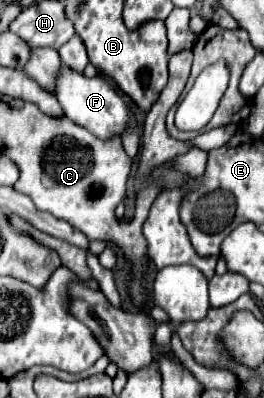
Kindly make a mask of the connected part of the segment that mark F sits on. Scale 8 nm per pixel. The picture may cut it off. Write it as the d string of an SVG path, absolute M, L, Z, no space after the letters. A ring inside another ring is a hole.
M61 65L61 71L57 71L55 75L55 97L61 103L65 117L87 127L99 139L121 137L121 133L127 127L127 103L121 99L121 95L111 87L111 83L103 75L85 77L81 71Z

